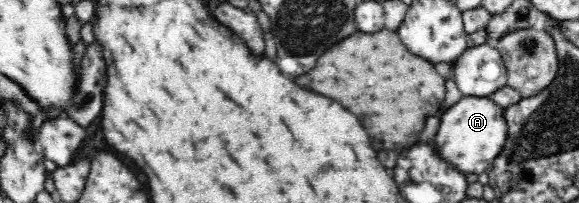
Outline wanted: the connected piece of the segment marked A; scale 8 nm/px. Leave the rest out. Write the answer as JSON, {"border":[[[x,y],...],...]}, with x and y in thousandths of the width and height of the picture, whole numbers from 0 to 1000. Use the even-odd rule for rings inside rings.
{"border":[[[803,478],[779,522],[755,640],[751,670],[753,749],[760,778],[772,803],[779,803],[793,842],[807,857],[831,857],[839,847],[845,808],[860,778],[869,744],[869,719],[876,695],[879,621],[870,581],[870,537],[860,522],[843,478]]]}

